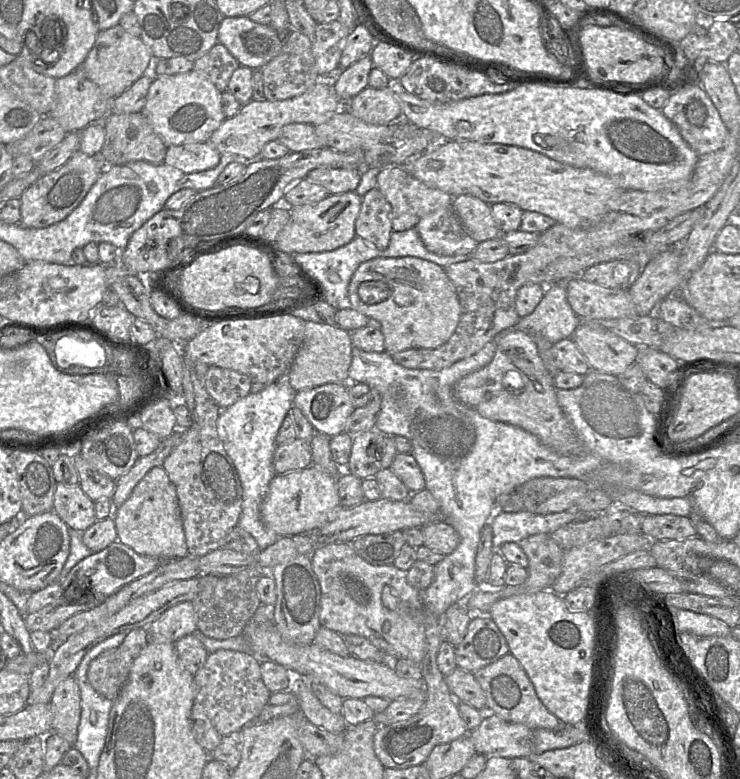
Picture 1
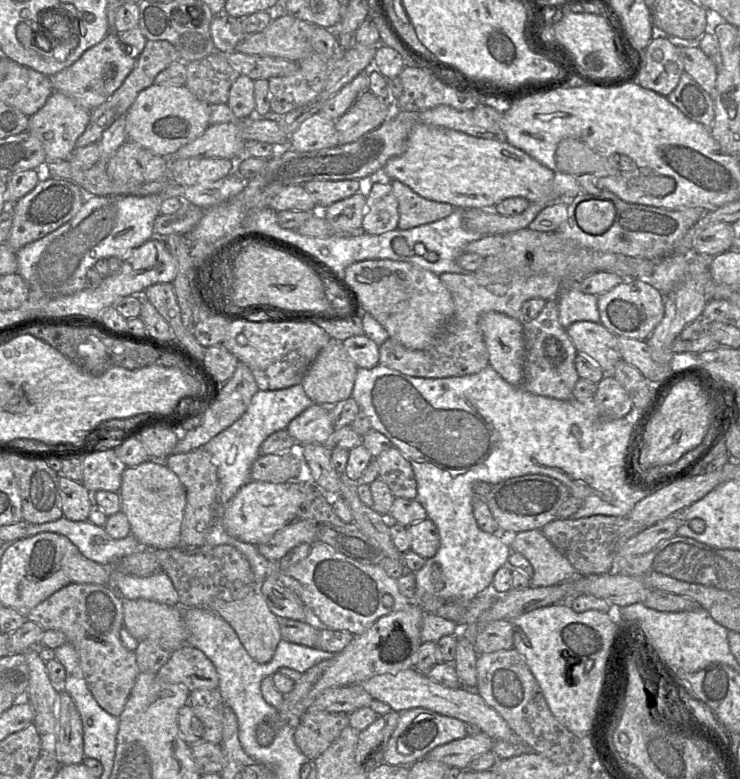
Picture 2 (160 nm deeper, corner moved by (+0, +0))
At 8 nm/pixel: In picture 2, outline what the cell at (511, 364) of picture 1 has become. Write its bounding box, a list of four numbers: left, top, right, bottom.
[479,312,525,386]

